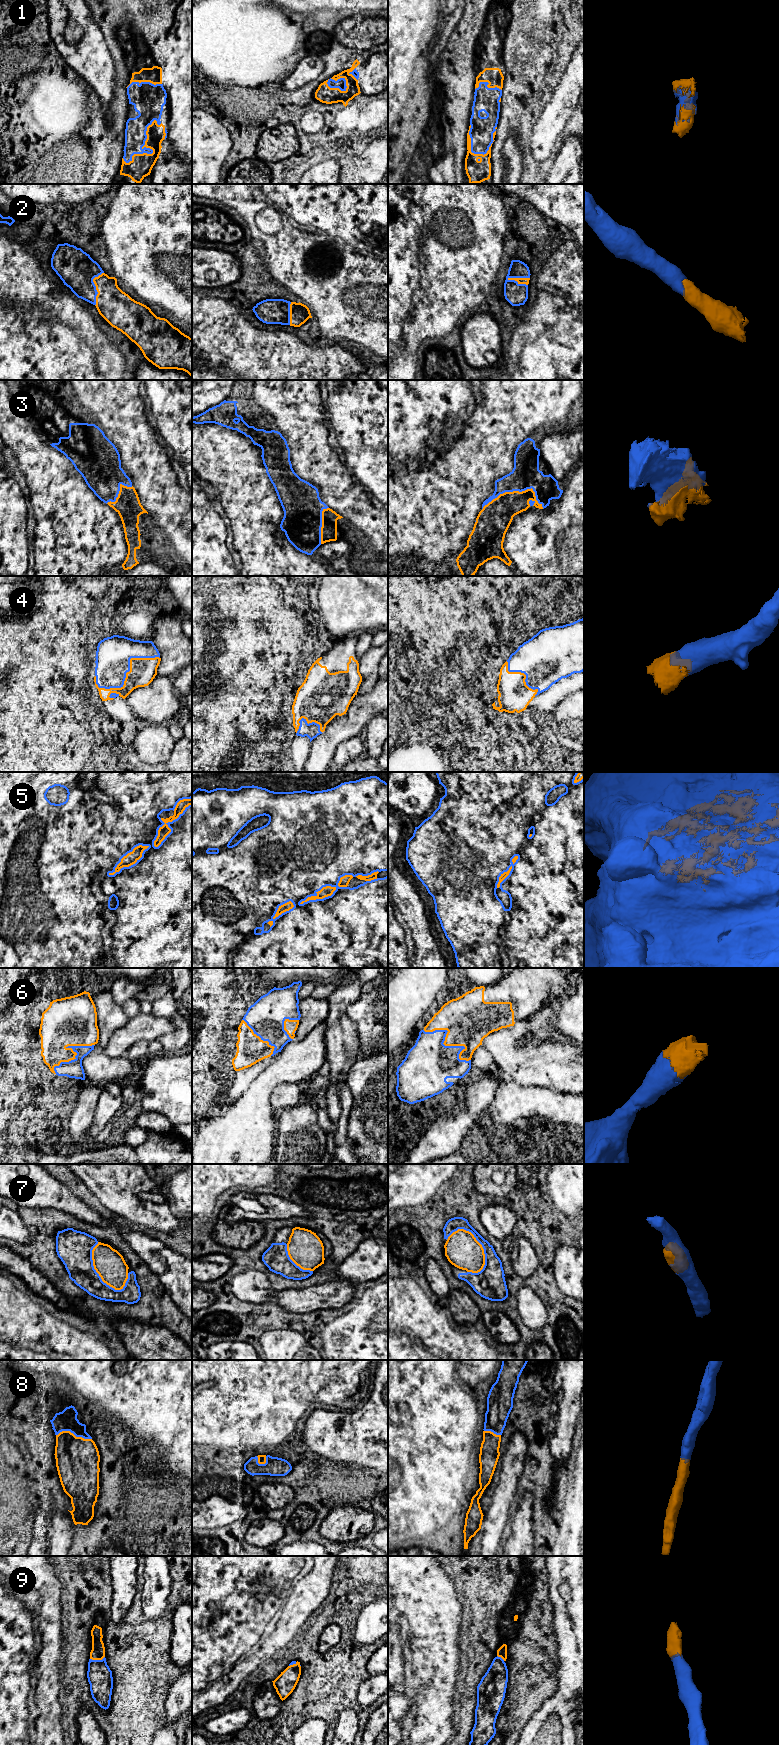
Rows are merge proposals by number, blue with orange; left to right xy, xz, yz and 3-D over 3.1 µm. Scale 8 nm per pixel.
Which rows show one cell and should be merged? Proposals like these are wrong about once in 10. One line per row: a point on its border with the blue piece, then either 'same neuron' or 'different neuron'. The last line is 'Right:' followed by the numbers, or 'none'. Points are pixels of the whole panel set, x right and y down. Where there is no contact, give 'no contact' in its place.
1: meets blue in xy at (149, 148); same neuron
2: meets blue in yz at (518, 277); same neuron
3: meets blue in yz at (515, 490); same neuron
4: meets blue in xy at (128, 671); same neuron
5: meets blue in xy at (131, 865); same neuron
6: meets blue in yz at (447, 1046); same neuron
7: meets blue in yz at (475, 1237); same neuron
8: meets blue in xy at (74, 1434); same neuron
9: meets blue in xy at (97, 1660); same neuron
Right: 1, 2, 3, 4, 5, 6, 7, 8, 9

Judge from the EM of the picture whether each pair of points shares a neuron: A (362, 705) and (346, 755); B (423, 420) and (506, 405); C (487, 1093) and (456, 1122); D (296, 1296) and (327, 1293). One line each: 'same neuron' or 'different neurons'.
A: different neurons
B: same neuron
C: same neuron
D: same neuron

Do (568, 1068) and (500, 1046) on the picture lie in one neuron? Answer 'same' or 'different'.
same

